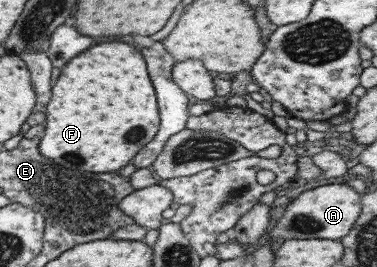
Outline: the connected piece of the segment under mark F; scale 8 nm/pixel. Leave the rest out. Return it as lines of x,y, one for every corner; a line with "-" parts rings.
107,42
107,44
99,44
99,46
93,46
91,50
87,50
83,56
77,56
75,60
71,60
67,64
67,68
63,70
63,76
59,80
59,84
55,86
55,96
53,96
53,102
49,104
49,124
47,124
46,133
42,139
41,150
45,156
50,159
61,162
63,166
67,168
73,168
73,173
81,172
117,172
121,168
129,166
135,160
135,156
149,144
155,140
155,136
159,134
159,128
162,125
162,114
159,110
159,100
157,100
157,90
155,90
155,84
149,76
149,66
147,66
147,60
145,56
131,44
127,42

